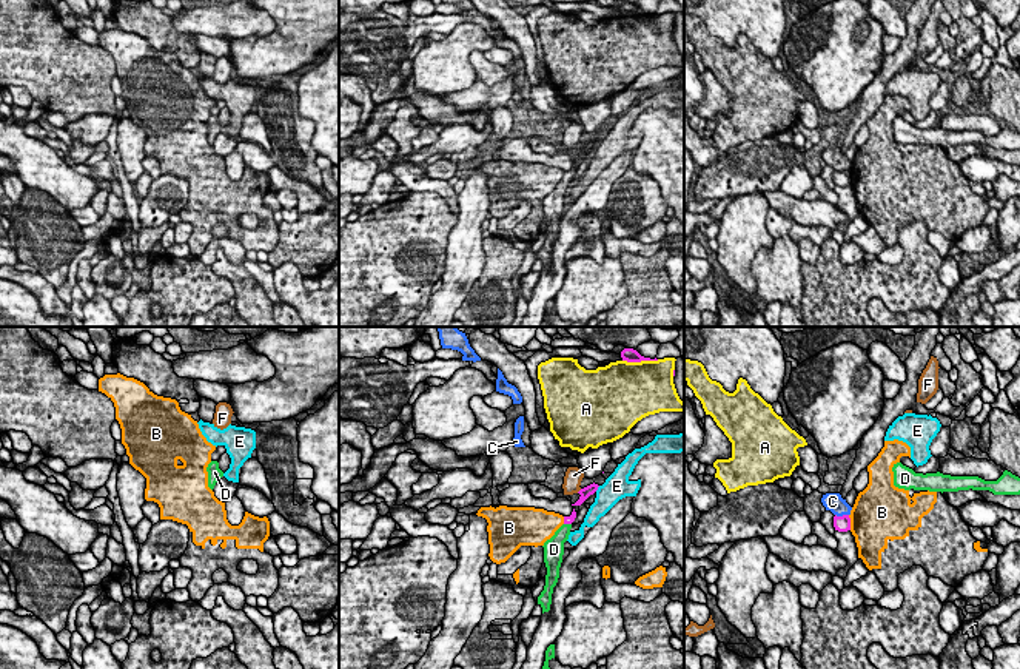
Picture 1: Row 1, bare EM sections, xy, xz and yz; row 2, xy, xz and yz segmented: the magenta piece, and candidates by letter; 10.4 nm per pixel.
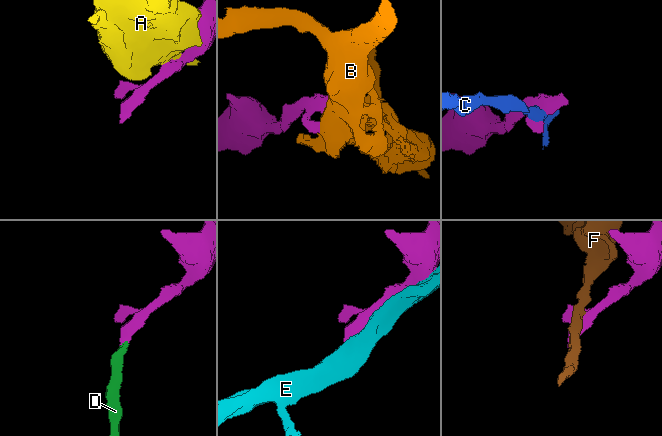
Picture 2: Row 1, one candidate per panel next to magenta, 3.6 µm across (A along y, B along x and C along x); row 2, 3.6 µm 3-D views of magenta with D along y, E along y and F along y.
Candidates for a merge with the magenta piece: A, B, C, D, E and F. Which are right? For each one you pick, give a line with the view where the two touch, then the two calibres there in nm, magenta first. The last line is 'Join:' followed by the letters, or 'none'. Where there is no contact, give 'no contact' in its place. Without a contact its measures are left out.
D: contact in xz; calibres 100 and 160 nm
Join: D

